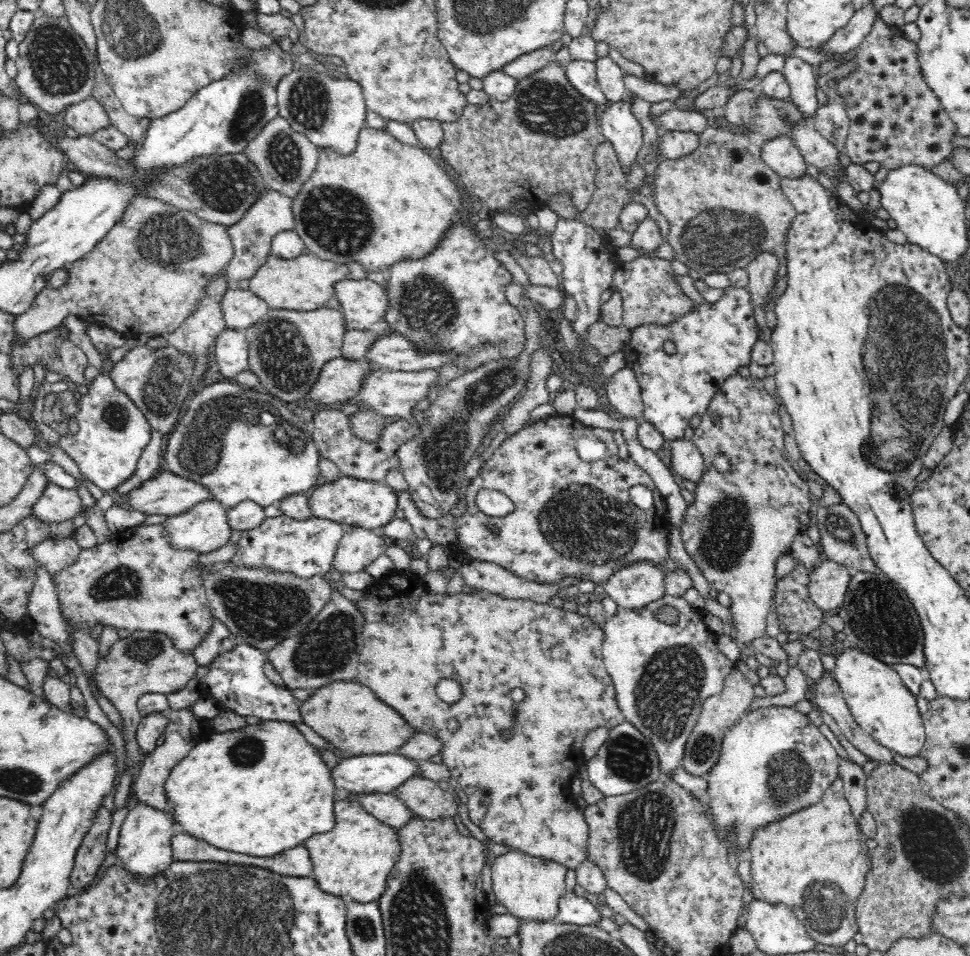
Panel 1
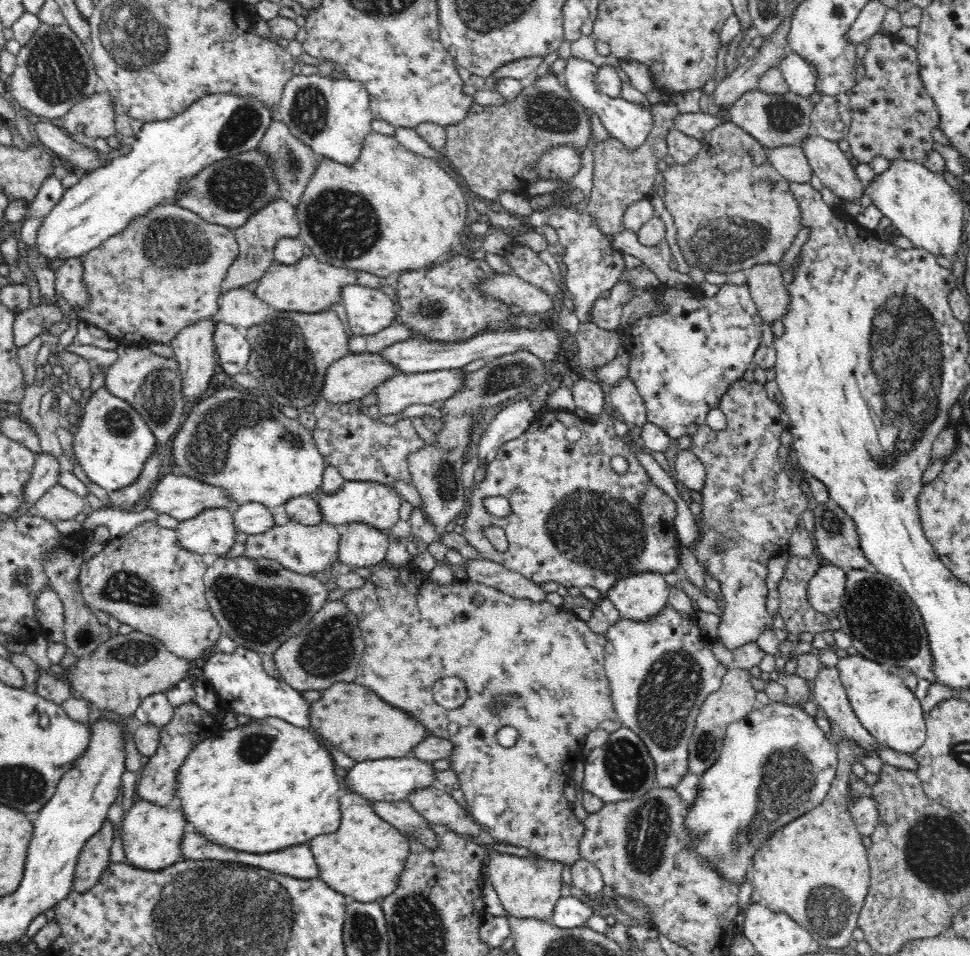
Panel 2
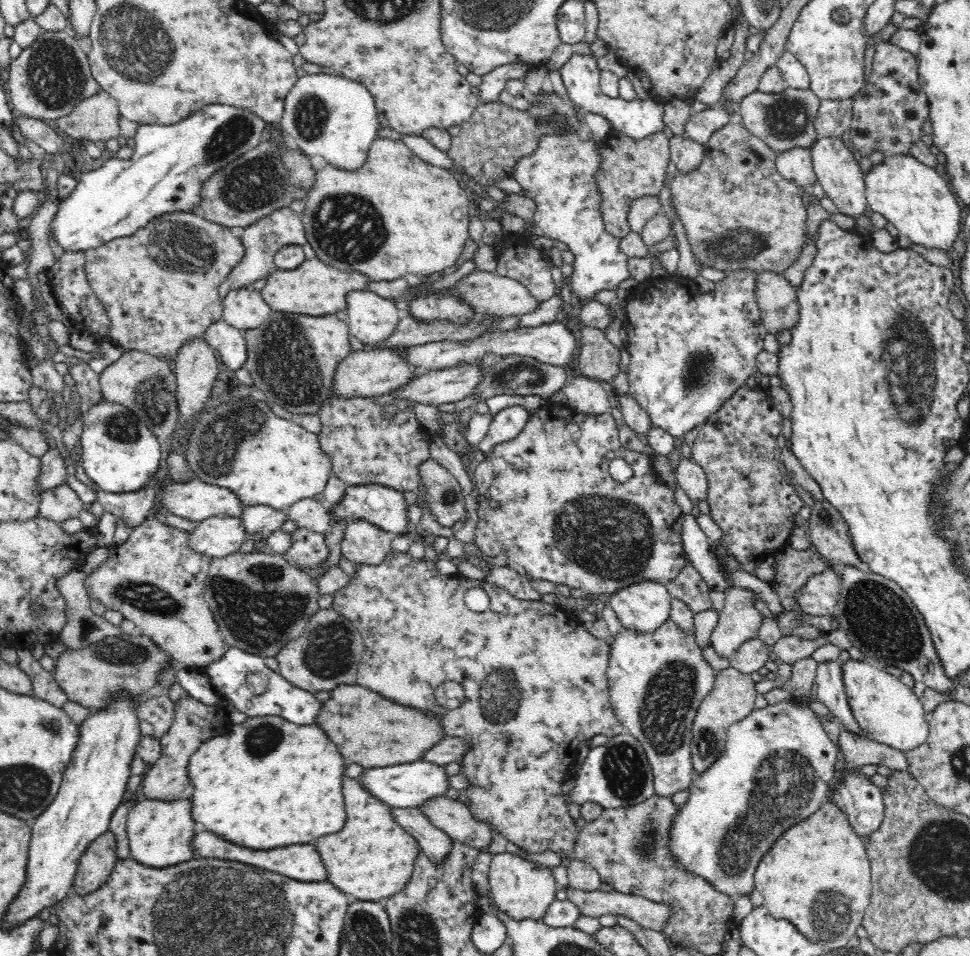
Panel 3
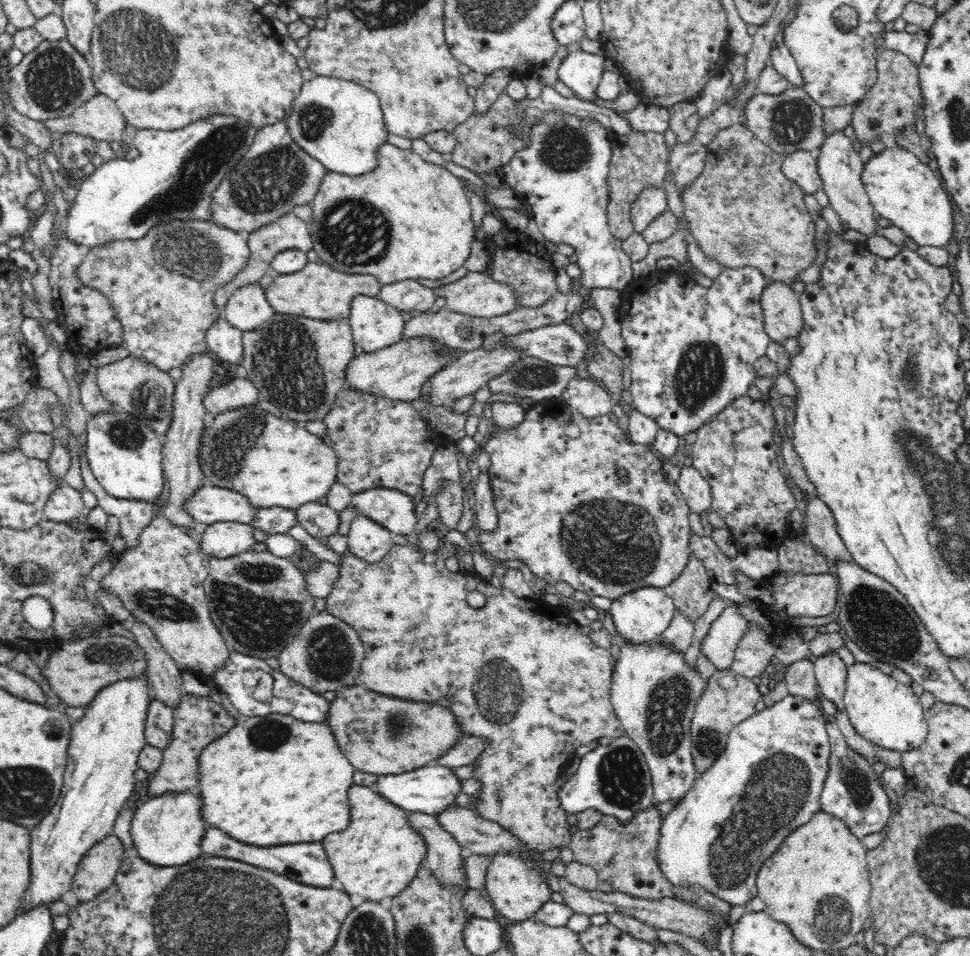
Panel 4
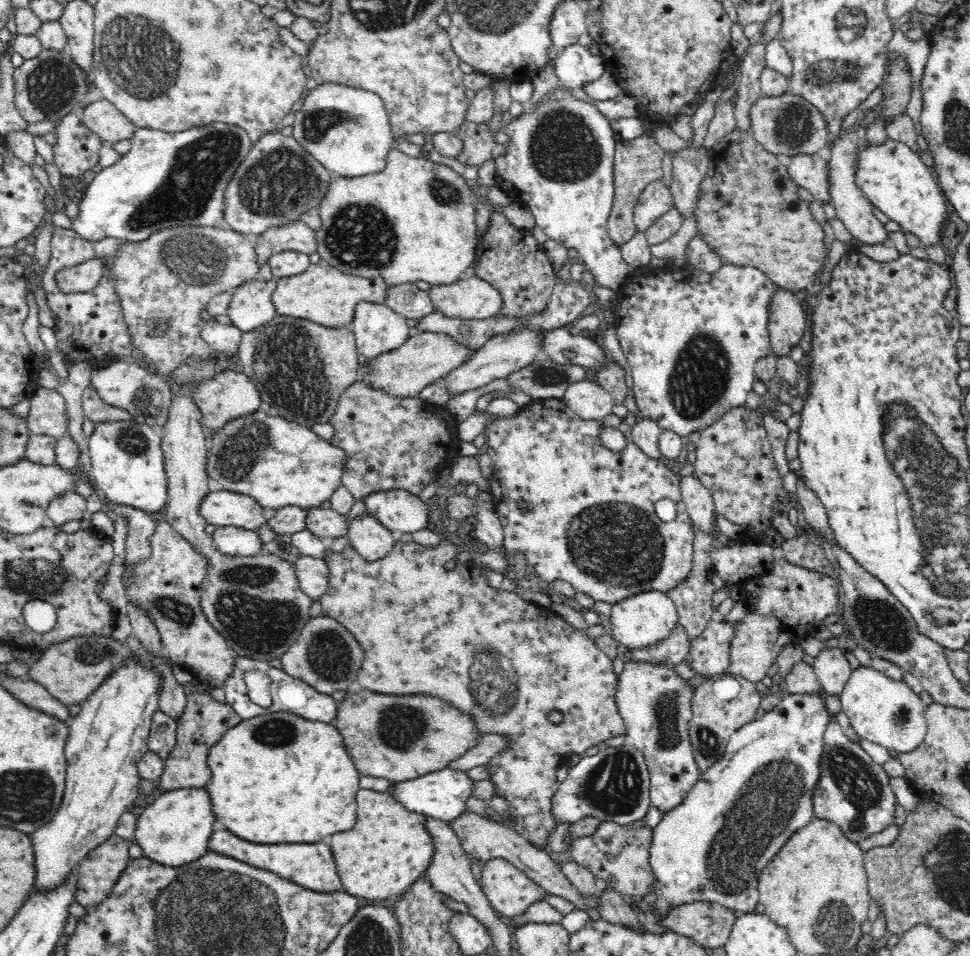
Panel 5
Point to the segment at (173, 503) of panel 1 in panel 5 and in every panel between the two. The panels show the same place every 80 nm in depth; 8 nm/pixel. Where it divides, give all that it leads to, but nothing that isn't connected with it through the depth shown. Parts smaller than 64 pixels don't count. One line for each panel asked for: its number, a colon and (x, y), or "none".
2: (183, 498)
3: (195, 500)
4: (209, 505)
5: (223, 508)

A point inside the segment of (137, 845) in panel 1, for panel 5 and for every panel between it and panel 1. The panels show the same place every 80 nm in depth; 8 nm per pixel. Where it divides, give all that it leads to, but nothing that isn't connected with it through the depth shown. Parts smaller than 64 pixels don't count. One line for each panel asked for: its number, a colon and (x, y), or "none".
2: (151, 834)
3: (160, 832)
4: (167, 830)
5: (175, 829)

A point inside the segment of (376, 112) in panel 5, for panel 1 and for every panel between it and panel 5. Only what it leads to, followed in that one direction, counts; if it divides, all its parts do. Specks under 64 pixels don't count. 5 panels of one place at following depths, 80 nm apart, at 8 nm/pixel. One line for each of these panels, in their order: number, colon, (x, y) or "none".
1: (331, 113)
2: (332, 117)
3: (329, 116)
4: (340, 124)

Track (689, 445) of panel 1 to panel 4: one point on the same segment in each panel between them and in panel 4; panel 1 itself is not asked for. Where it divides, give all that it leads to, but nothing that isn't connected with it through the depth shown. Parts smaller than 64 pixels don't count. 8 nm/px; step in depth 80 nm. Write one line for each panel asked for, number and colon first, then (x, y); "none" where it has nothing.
2: (690, 472)
3: (691, 478)
4: (696, 491)

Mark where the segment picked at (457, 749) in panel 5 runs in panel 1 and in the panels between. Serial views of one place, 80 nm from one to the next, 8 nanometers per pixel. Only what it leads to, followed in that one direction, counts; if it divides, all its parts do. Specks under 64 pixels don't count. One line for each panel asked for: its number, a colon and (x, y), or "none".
1: (349, 715)
2: (356, 721)
3: (370, 730)
4: (383, 735)

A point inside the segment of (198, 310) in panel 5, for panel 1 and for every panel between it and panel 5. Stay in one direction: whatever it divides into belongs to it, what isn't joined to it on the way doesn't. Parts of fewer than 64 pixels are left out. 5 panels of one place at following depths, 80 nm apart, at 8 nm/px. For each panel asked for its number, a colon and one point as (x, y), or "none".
1: (148, 274)
2: (164, 273)
3: (160, 287)
4: (167, 280)

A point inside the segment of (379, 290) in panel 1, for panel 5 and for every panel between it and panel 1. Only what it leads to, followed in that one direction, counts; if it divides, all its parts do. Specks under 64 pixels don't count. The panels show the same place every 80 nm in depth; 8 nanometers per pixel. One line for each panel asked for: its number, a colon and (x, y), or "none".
2: (369, 311)
3: (371, 319)
4: (376, 325)
5: (378, 330)

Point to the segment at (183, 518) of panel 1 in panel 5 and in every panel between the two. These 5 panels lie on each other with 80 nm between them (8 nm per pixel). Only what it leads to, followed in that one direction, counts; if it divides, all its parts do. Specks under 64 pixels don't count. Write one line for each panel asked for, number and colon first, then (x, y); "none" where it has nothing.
2: (213, 531)
3: (216, 537)
4: (224, 539)
5: (236, 542)

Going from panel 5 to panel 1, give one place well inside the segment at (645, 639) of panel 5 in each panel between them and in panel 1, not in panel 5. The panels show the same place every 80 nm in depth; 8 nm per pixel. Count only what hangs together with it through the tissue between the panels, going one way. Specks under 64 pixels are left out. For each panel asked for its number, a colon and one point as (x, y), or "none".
1: (633, 588)
2: (642, 598)
3: (644, 607)
4: (641, 616)

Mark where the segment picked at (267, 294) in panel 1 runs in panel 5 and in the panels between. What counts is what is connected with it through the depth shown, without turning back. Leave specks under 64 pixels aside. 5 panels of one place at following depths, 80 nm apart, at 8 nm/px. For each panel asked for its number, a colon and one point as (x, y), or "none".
2: (309, 286)
3: (313, 289)
4: (320, 292)
5: (322, 294)

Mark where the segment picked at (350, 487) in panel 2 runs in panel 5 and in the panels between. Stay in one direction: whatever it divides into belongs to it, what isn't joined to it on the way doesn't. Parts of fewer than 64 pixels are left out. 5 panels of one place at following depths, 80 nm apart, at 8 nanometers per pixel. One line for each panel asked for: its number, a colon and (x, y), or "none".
3: (385, 507)
4: (395, 510)
5: (398, 510)

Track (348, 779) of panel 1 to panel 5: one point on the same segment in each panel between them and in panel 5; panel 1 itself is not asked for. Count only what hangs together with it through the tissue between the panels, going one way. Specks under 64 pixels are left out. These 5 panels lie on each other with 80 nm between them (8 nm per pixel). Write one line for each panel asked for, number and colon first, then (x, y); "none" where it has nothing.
2: (386, 780)
3: (411, 785)
4: (431, 789)
5: (441, 795)

